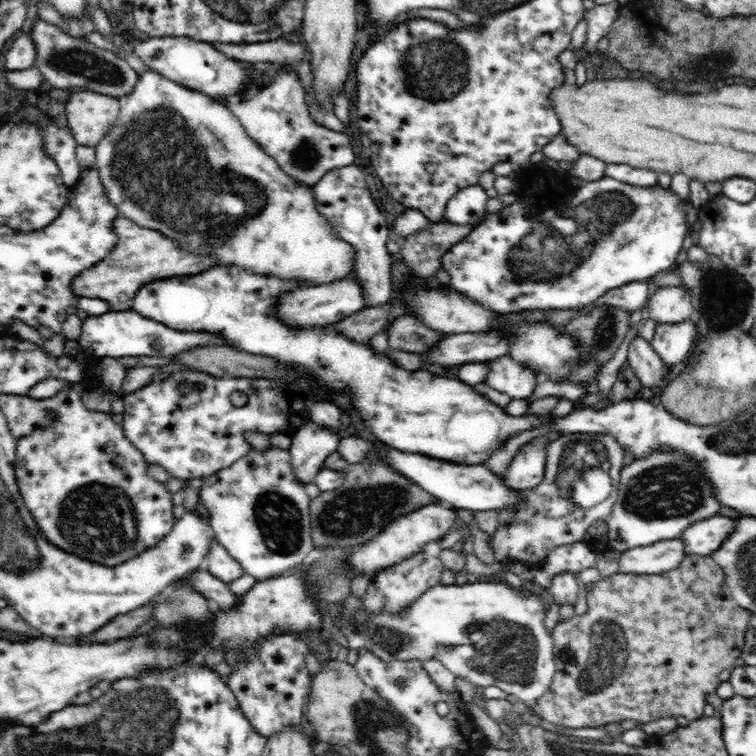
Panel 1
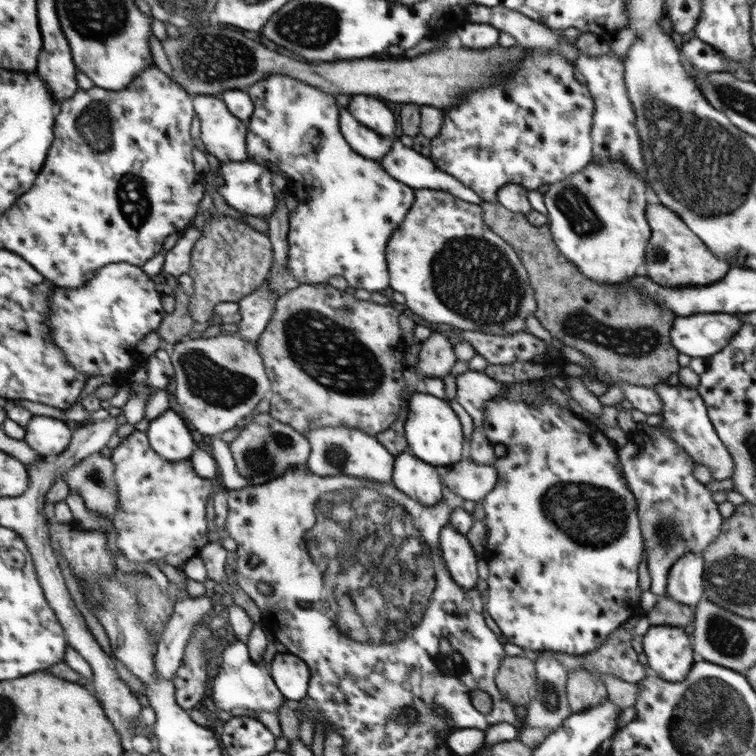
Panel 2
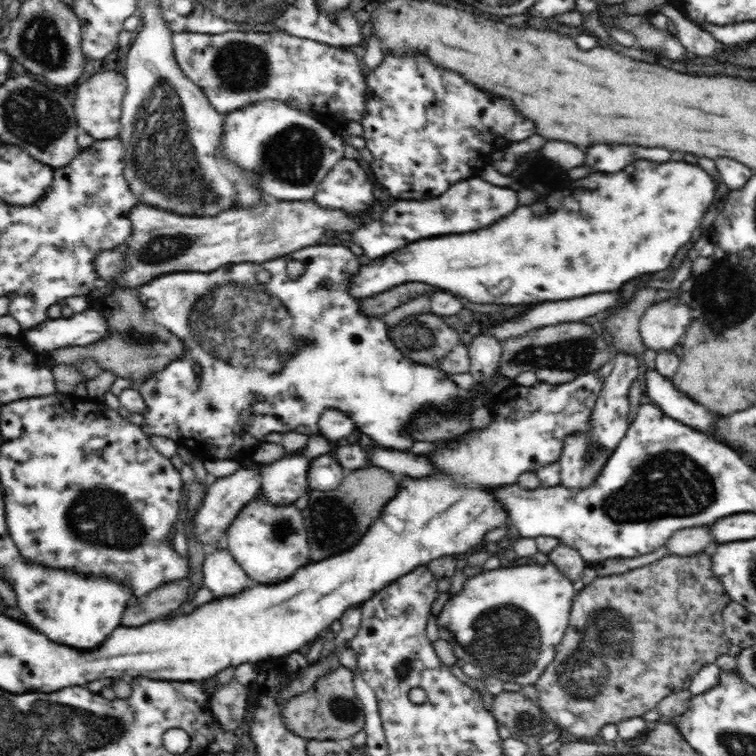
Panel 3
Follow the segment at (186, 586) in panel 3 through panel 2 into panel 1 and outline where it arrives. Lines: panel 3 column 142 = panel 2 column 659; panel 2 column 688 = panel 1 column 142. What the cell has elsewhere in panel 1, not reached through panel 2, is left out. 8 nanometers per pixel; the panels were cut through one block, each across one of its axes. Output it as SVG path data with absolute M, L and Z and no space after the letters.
M154 599L150 600L148 604L135 608L130 612L123 615L112 617L110 622L104 624L102 628L95 630L93 637L91 638L92 643L104 644L104 642L112 642L114 640L120 640L120 638L130 637L130 634L142 626L144 622L148 622L151 619L153 611Z

